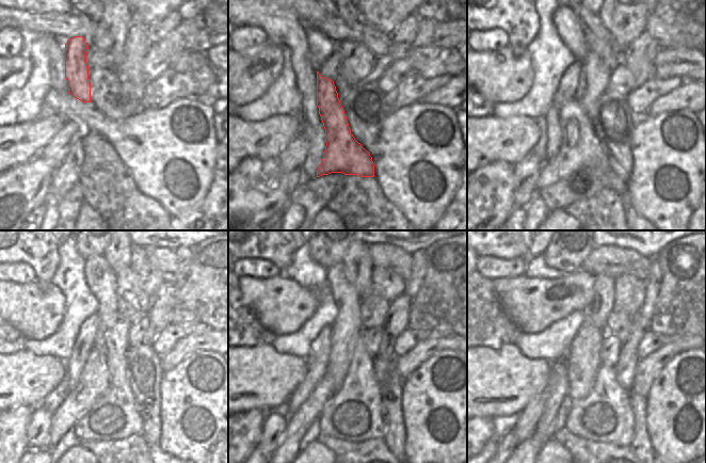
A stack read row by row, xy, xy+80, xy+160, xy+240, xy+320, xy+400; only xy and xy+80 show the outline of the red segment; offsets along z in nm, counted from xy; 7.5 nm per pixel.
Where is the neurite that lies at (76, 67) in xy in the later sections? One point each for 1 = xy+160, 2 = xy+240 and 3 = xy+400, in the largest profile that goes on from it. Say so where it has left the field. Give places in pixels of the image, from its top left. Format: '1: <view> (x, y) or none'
1: xy+160 (580, 148)
2: xy+240 (94, 379)
3: xy+400 (528, 447)

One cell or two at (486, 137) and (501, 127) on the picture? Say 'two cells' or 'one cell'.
one cell

